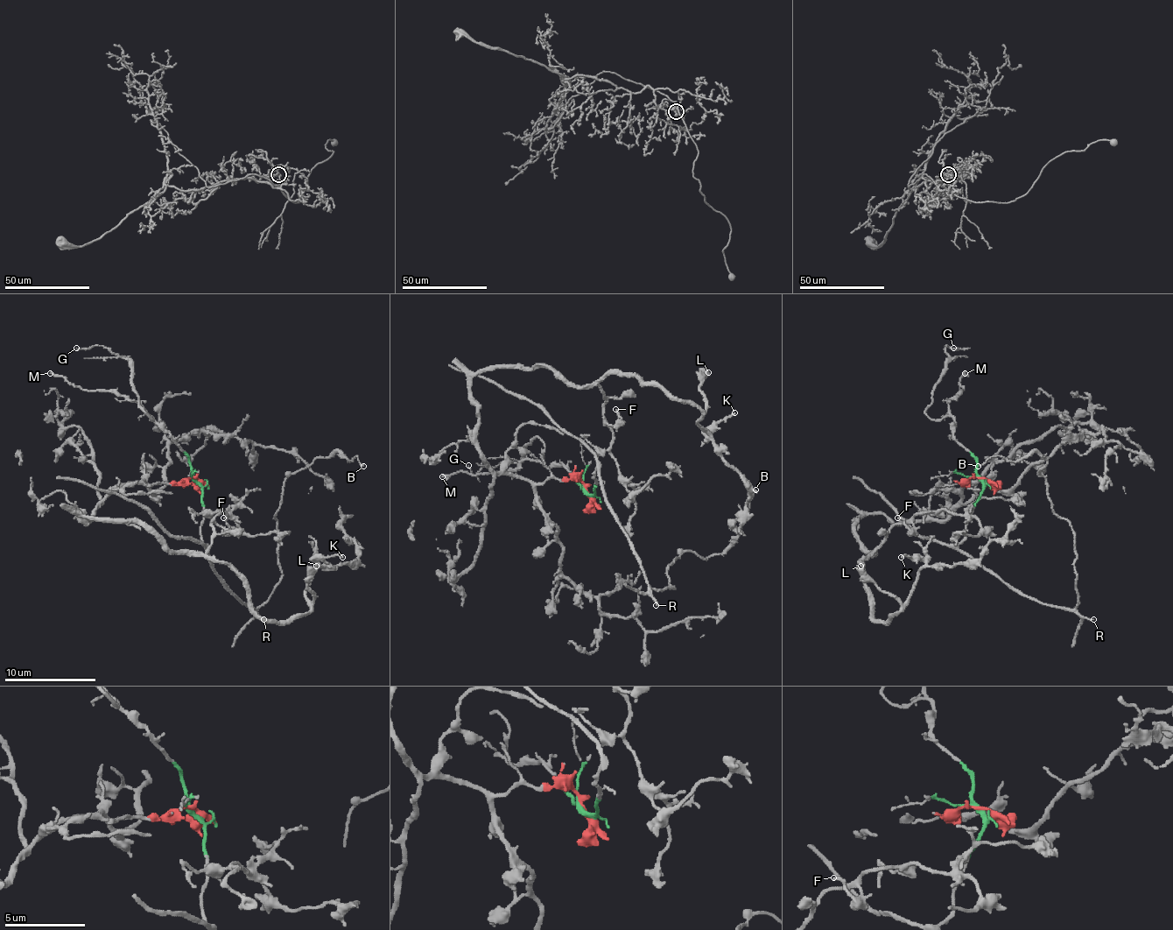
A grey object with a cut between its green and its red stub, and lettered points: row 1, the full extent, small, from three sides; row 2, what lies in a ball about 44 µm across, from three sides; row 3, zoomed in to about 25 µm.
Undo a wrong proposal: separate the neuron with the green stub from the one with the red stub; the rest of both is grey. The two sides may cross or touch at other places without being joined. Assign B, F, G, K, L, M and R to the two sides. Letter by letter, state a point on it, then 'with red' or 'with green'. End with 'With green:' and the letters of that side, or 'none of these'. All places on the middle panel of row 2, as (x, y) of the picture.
B: place (755, 489); with green
F: place (615, 409); with red
G: place (468, 465); with green
K: place (734, 412); with red
L: place (708, 372); with red
M: place (442, 476); with green
R: place (656, 605); with green
With green: B, G, M, R

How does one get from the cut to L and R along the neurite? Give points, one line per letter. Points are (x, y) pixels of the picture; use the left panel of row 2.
L: (195, 478), (120, 484), (79, 514), (205, 551), (283, 622), (310, 606), (317, 565)
R: (195, 478), (202, 501), (200, 539), (214, 572), (235, 595), (264, 620)

